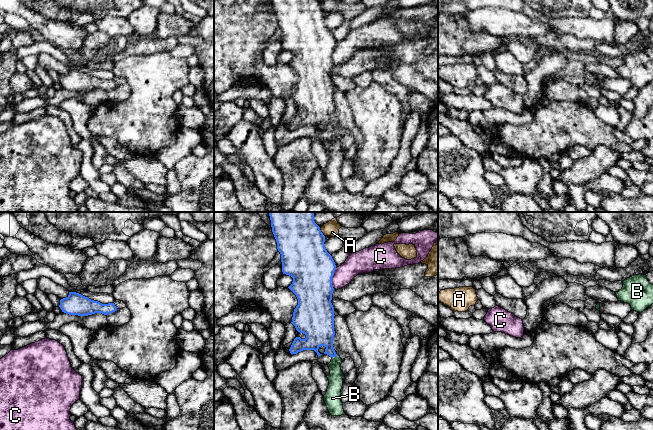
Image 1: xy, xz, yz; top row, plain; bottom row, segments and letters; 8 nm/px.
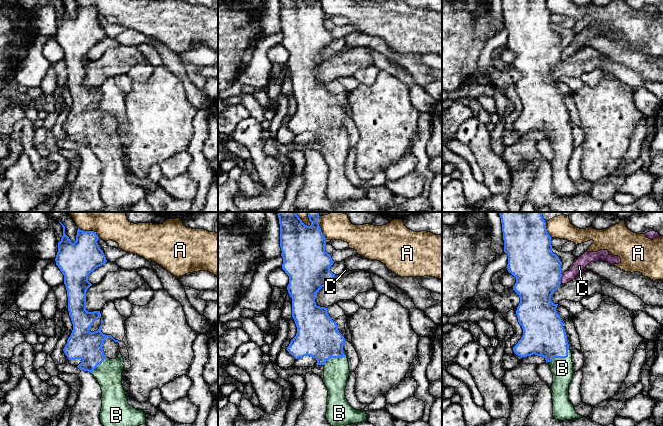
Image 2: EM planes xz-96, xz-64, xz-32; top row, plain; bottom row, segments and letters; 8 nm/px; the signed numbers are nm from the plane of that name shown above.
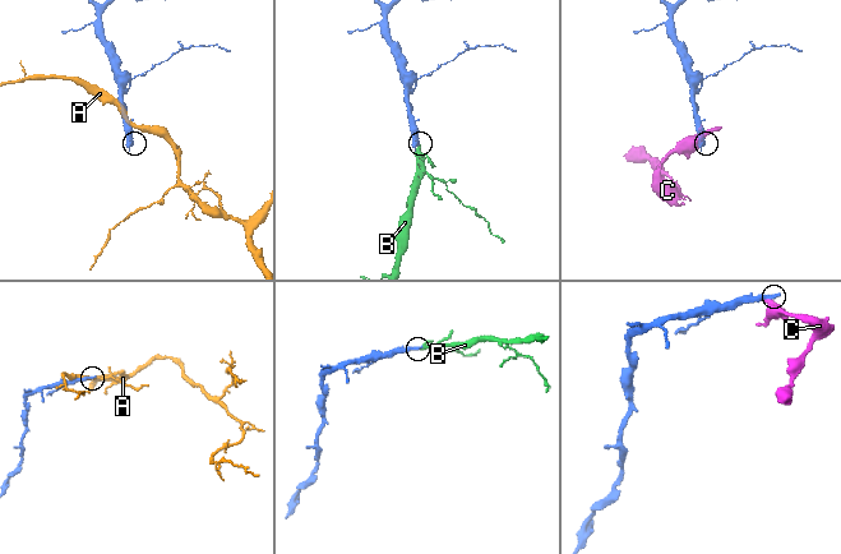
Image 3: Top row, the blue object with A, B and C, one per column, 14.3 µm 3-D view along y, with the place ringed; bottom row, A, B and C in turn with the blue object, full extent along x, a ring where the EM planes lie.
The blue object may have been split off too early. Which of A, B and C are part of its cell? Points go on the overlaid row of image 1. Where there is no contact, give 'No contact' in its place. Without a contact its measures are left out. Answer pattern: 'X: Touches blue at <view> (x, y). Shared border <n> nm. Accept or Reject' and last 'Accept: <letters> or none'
A: Touches blue at xz (321, 232). Shared border 80 nm. Reject
B: Touches blue at xz (336, 355). Shared border 70 nm. Accept
C: Touches blue at xz (331, 278). Shared border 170 nm. Reject
Accept: B

